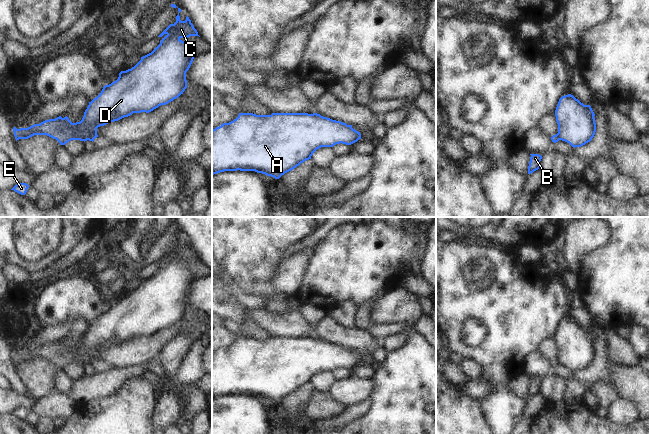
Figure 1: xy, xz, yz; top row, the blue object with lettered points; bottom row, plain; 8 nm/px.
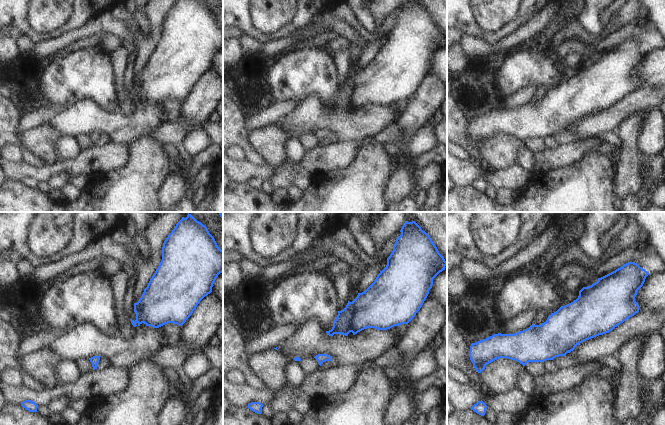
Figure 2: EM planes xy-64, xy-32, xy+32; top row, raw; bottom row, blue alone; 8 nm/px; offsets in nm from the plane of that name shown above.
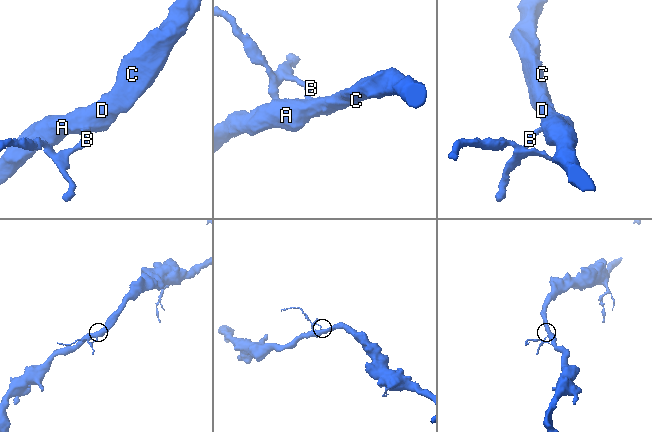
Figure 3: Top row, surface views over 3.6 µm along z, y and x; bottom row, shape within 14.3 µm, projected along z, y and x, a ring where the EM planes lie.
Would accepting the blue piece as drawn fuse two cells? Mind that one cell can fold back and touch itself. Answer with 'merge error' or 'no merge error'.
merge error

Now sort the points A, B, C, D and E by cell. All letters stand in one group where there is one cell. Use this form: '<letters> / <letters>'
A C D / B E

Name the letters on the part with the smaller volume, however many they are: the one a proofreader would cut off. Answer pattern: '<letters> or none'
B, E

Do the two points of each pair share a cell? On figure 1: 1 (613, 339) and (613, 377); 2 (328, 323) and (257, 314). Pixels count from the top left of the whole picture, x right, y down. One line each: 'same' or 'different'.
1: different
2: same

